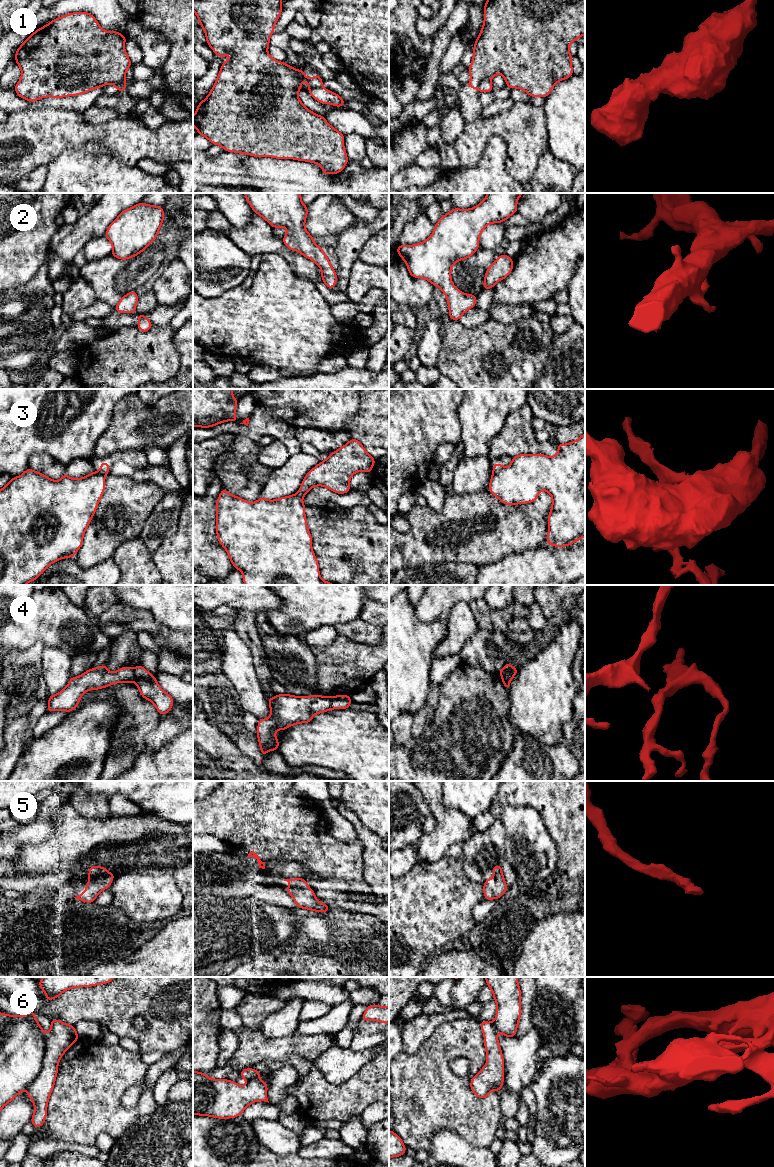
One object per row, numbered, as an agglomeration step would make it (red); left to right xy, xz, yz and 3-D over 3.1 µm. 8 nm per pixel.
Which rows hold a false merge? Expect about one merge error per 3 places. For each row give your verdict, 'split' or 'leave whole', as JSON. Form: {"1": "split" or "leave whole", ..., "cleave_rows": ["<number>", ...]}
{"1": "split", "2": "leave whole", "3": "split", "4": "split", "5": "leave whole", "6": "leave whole", "cleave_rows": ["1", "3", "4"]}

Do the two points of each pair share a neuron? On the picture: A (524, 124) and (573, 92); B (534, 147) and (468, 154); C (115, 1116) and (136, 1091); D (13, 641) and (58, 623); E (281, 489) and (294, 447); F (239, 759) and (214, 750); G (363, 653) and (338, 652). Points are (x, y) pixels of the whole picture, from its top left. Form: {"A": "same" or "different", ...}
{"A": "different", "B": "same", "C": "different", "D": "same", "E": "different", "F": "same", "G": "same"}

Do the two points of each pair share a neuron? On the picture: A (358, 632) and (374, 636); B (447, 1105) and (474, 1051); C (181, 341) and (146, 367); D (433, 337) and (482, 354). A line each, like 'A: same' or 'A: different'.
A: same
B: same
C: different
D: different

